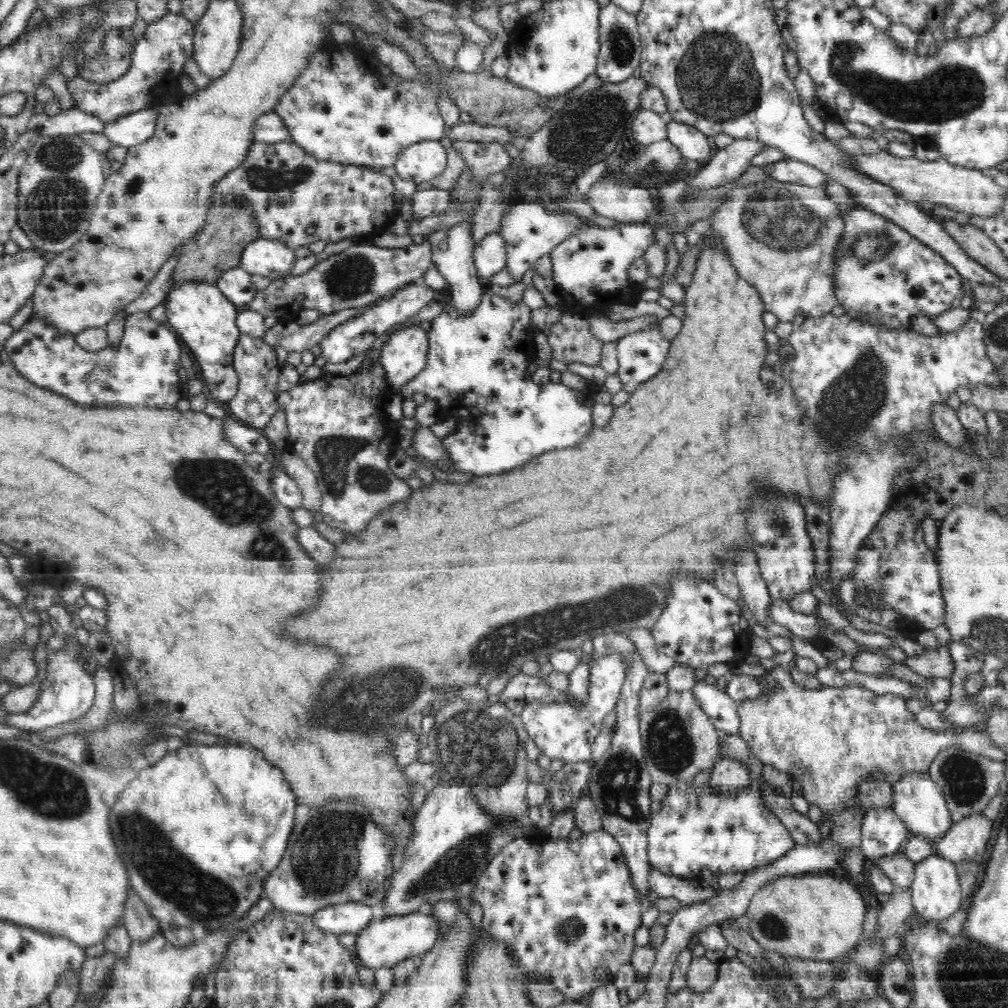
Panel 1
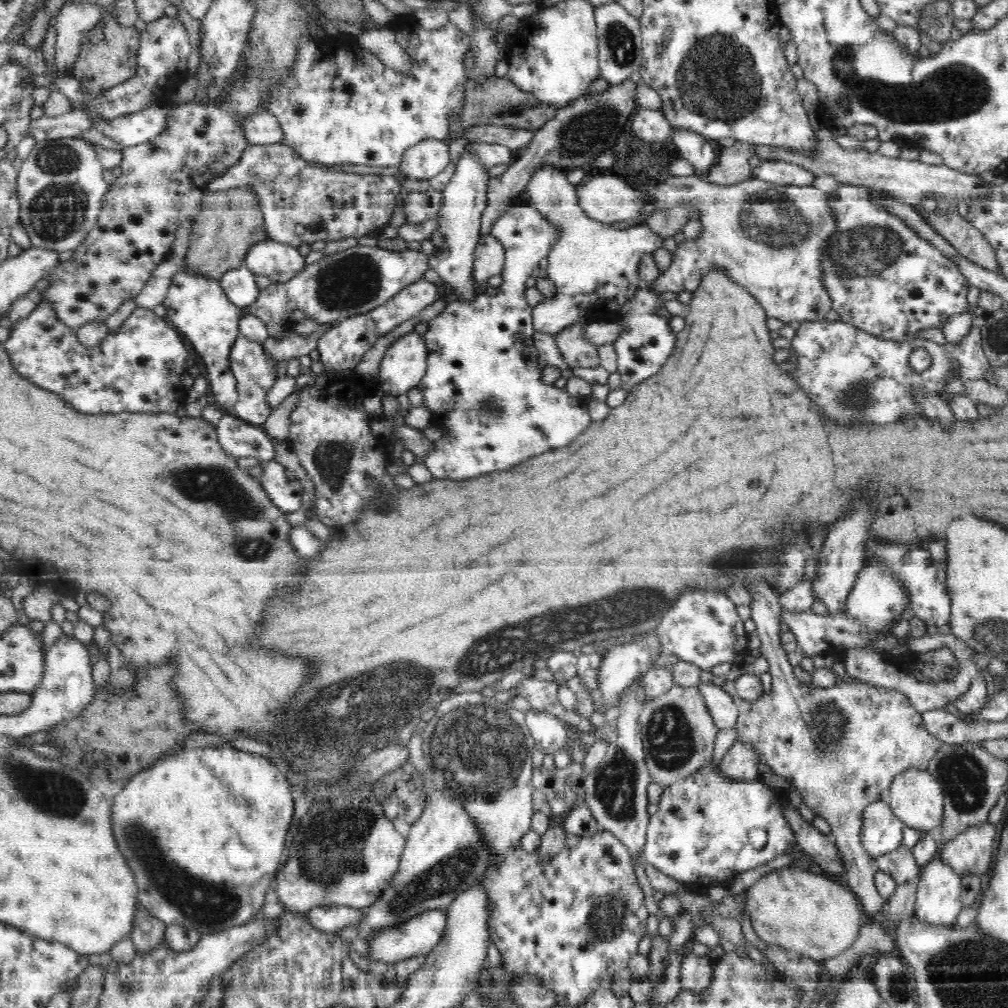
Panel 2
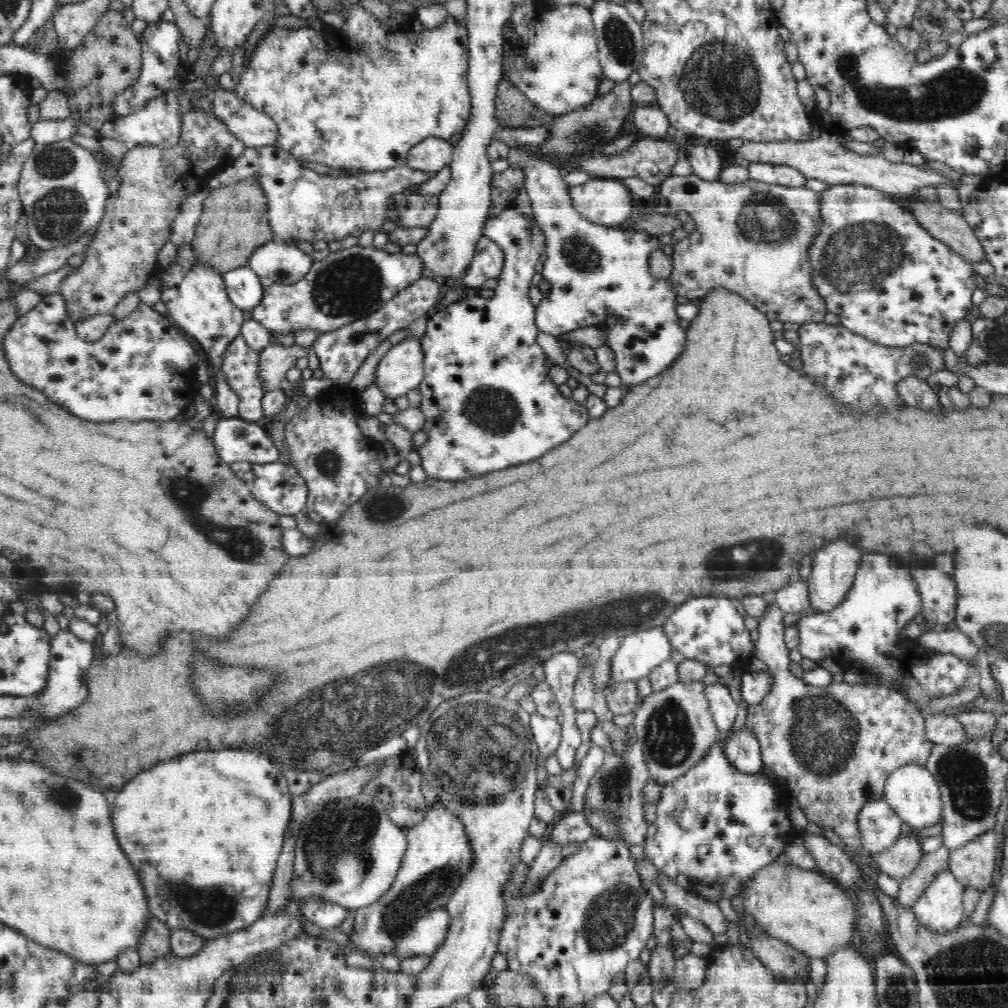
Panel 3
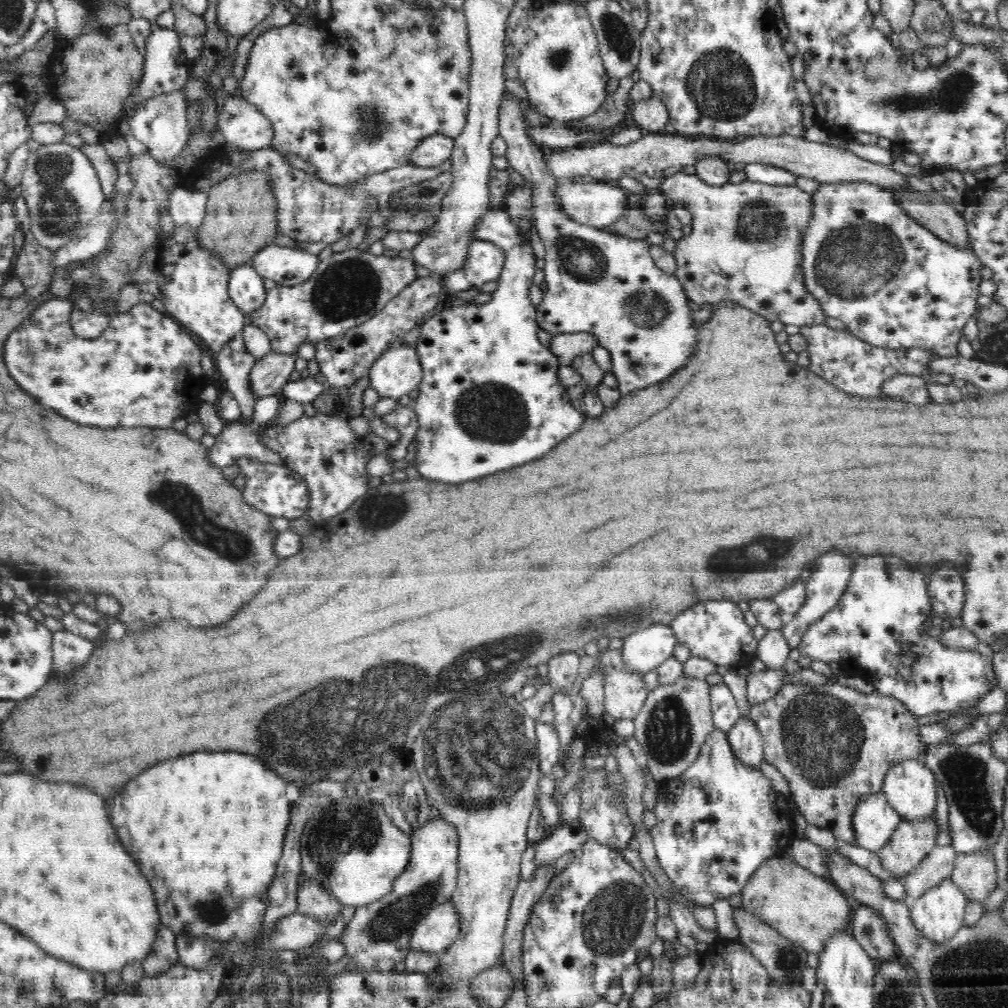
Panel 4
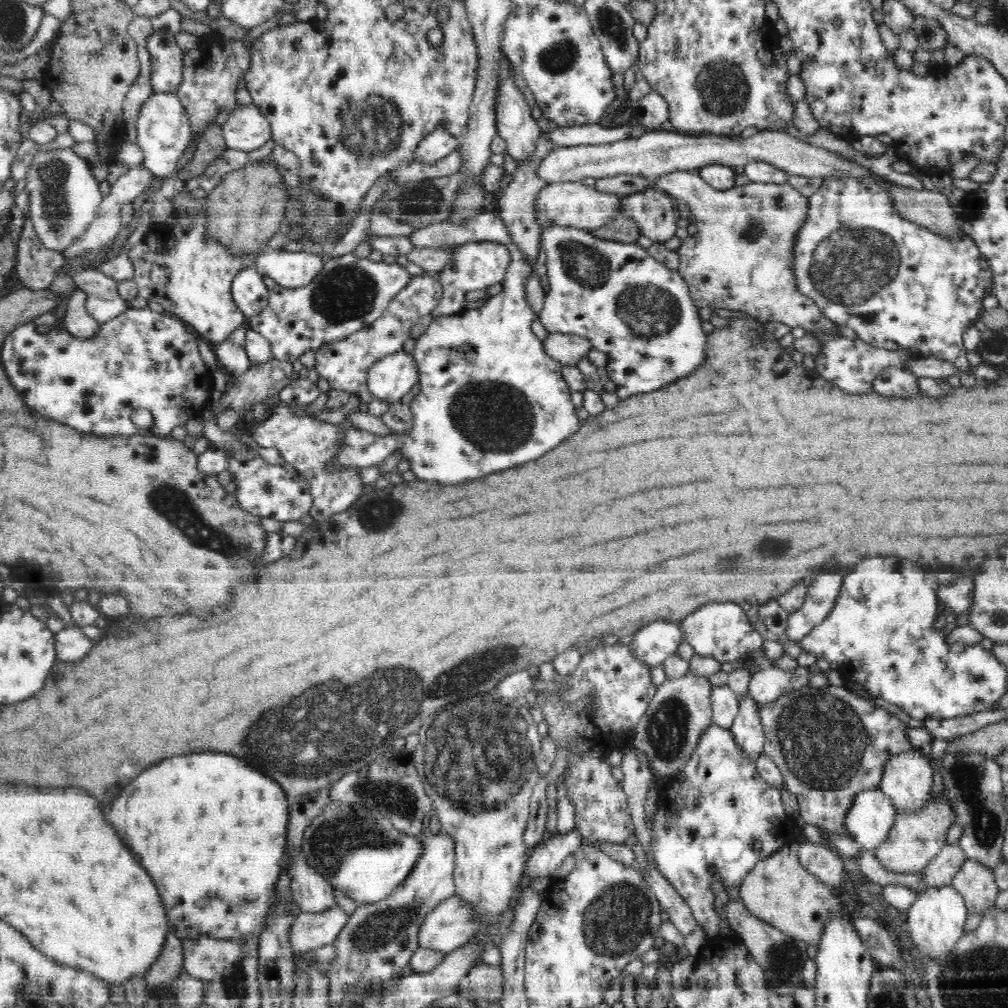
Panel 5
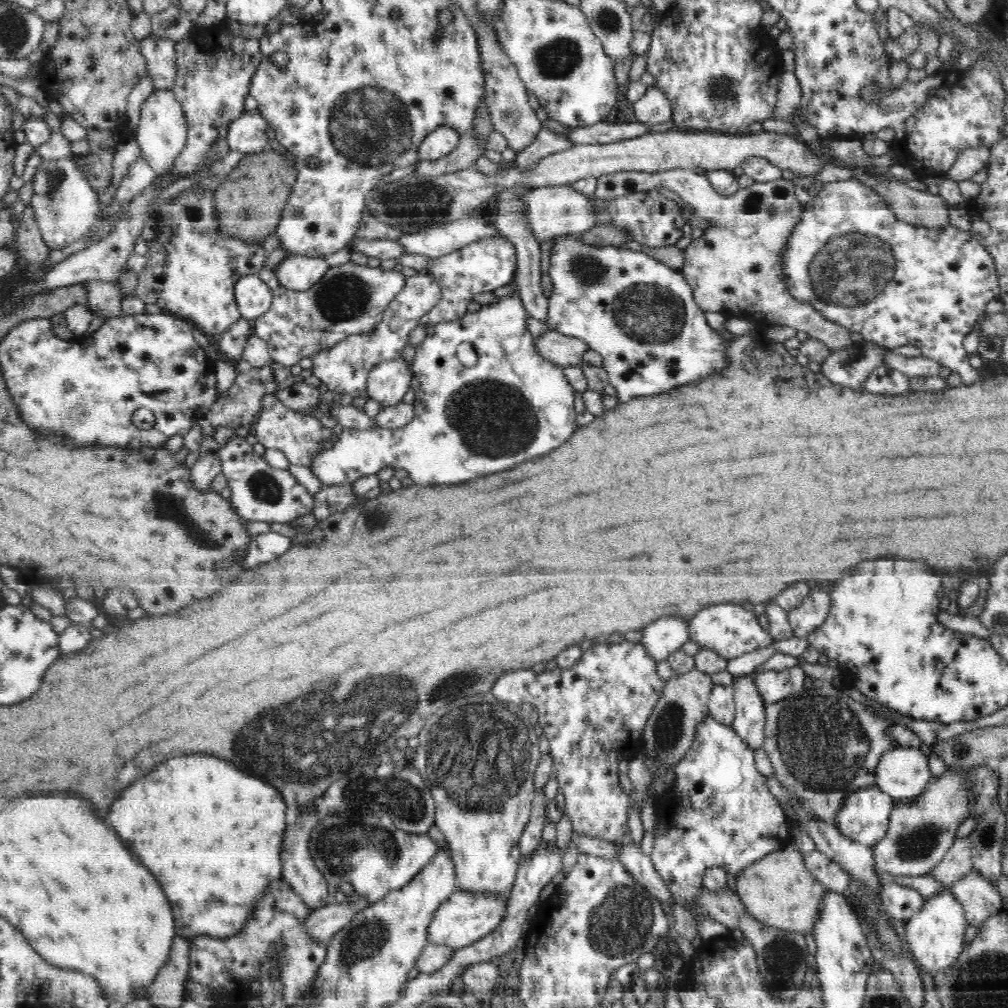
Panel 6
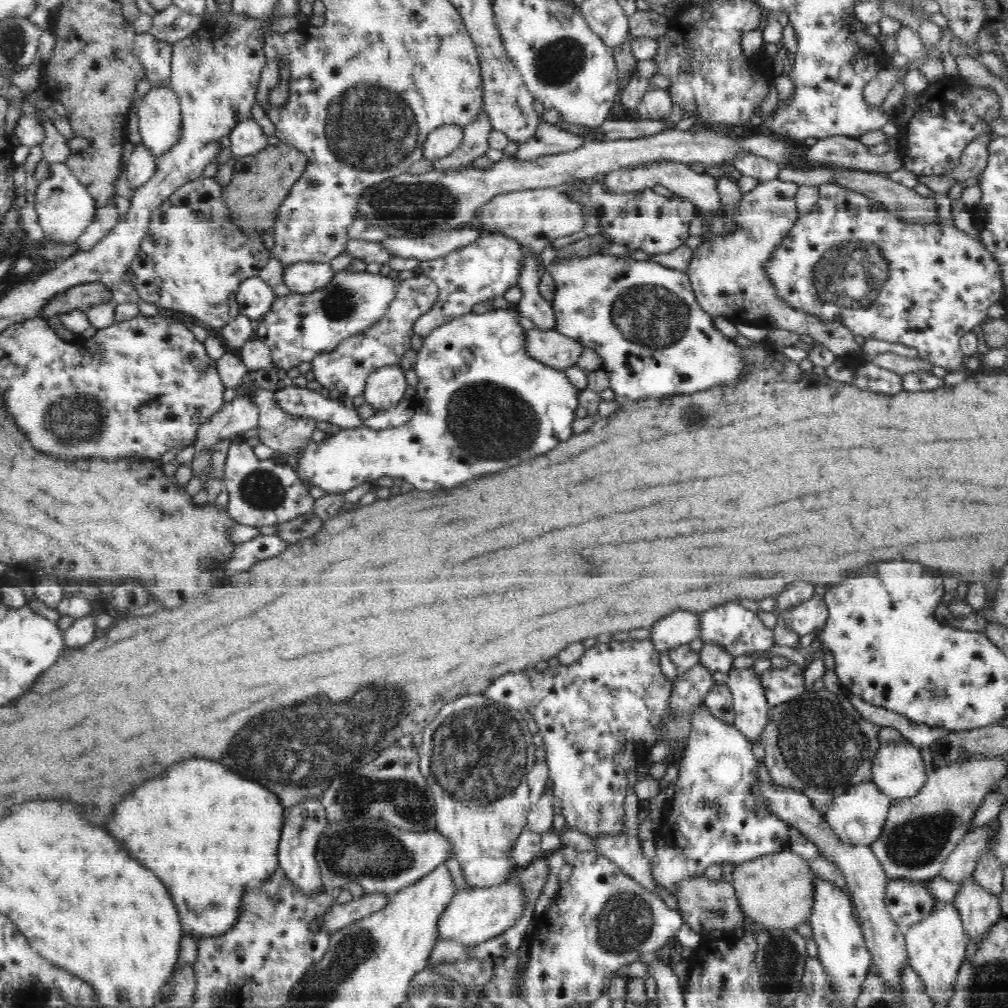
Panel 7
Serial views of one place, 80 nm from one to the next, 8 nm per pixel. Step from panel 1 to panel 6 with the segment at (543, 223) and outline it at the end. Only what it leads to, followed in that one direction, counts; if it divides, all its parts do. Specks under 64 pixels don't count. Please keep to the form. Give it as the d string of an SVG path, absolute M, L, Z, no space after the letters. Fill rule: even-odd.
M476 215L446 225L436 225L423 231L403 234L398 241L406 252L424 255L434 260L478 240L494 238L495 235L500 235L498 227L494 226L493 222L486 221L485 216ZM516 279L510 281L509 284L514 286L514 291L509 296L500 297L496 302L492 302L491 305L482 305L476 312L467 311L461 317L457 317L454 320L443 322L438 325L430 325L426 330L426 336L420 344L415 346L415 357L410 367L413 374L418 378L420 382L419 389L415 392L415 400L411 404L414 409L414 418L412 422L406 424L402 428L390 430L382 427L376 427L374 430L360 430L353 428L345 428L338 430L335 439L329 443L326 447L322 447L315 455L314 460L310 463L310 469L312 473L320 480L320 482L327 487L342 487L342 484L350 484L352 480L358 480L360 476L366 476L366 474L376 474L378 470L384 470L386 466L392 466L392 468L404 468L410 478L416 482L416 484L422 484L422 486L434 486L434 484L460 484L460 482L466 482L466 480L472 480L476 476L484 476L484 474L490 474L490 472L500 472L500 470L508 470L508 468L514 468L516 464L520 462L526 462L530 458L536 458L536 456L542 456L558 446L562 446L562 442L566 442L574 430L576 430L576 411L574 411L574 396L577 392L574 391L570 382L564 375L563 367L554 363L550 363L546 360L536 349L536 341L534 341L534 335L528 331L529 316L522 305L522 299L520 299L520 293L518 293L518 285L516 285ZM468 342L472 348L475 349L478 355L478 360L473 367L464 367L461 365L458 356L456 355L456 348L460 344Z

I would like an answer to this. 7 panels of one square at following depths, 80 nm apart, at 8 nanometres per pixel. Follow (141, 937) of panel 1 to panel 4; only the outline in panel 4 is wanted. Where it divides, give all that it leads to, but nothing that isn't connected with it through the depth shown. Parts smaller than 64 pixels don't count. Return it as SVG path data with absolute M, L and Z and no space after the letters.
M164 925L158 927L156 940L152 944L152 952L142 960L141 966L149 978L154 978L162 972L172 970L178 964L178 949L176 949L176 933Z

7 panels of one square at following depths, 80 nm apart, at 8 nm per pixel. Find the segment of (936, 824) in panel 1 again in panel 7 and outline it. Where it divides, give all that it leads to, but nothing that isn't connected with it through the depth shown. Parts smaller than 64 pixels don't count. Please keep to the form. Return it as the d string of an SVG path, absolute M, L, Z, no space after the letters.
M883 742L870 760L872 780L894 800L912 797L926 782L920 749L908 742Z

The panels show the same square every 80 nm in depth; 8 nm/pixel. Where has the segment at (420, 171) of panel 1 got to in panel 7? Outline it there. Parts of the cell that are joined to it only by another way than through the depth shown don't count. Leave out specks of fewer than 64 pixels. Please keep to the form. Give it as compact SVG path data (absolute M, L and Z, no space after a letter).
M445 125L427 136L425 140L425 158L434 161L453 153L461 144L464 128L458 125Z

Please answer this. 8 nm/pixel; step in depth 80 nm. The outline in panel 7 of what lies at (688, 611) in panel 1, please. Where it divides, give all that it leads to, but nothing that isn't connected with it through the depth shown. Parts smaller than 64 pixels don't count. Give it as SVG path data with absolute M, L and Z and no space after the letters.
M739 600L702 611L699 620L699 637L703 644L717 644L734 657L752 652L765 652L775 643L773 630L766 627L756 613L743 608Z

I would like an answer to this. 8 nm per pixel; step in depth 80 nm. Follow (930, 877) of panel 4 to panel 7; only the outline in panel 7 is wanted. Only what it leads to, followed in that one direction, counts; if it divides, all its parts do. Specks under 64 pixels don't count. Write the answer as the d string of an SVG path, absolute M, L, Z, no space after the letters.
M994 819L989 824L966 833L958 842L957 848L946 858L939 875L956 884L961 883L966 876L972 875L979 854L986 848L991 832L996 829L998 829L998 822Z

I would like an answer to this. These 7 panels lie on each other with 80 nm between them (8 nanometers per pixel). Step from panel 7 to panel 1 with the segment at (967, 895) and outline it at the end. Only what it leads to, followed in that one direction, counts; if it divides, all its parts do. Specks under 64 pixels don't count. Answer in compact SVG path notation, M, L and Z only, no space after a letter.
M972 813L960 822L955 822L950 830L935 841L935 853L954 864L970 859L980 865L984 862L986 846L992 836L992 823L982 813Z

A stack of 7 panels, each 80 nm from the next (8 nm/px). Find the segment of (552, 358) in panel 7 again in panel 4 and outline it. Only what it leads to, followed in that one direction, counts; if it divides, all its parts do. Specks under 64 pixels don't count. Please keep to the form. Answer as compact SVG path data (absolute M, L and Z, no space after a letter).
M590 333L556 334L552 336L550 352L558 358L560 365L570 365L576 356L590 353L598 345Z

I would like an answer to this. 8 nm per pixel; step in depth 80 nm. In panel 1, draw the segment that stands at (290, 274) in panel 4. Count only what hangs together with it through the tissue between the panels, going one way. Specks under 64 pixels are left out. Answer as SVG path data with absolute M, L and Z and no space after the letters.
M262 237L245 246L239 268L252 275L268 276L273 281L288 276L295 260L294 249L279 240Z

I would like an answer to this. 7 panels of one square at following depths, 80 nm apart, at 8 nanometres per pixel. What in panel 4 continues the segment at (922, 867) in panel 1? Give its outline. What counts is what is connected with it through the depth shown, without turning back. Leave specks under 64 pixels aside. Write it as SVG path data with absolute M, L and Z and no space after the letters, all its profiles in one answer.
M951 877L924 892L914 902L910 907L911 922L919 936L936 944L936 947L949 944L965 924L966 895L954 884Z

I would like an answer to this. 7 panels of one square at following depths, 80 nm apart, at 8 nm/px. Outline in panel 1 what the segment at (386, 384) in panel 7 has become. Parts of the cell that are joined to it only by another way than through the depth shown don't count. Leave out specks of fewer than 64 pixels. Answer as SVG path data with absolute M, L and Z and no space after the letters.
M418 325L392 333L379 358L391 392L398 392L421 373L427 363L428 333Z

